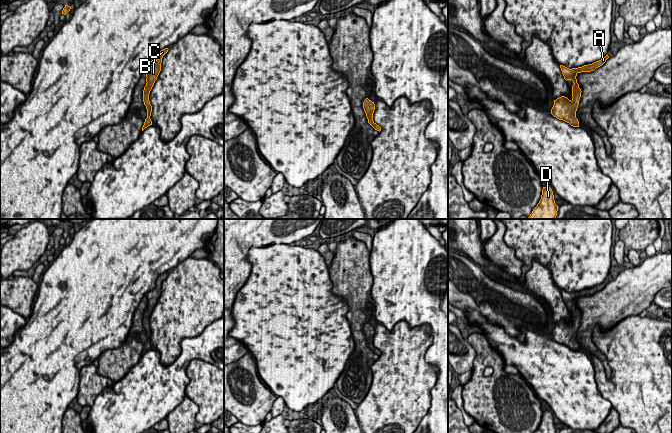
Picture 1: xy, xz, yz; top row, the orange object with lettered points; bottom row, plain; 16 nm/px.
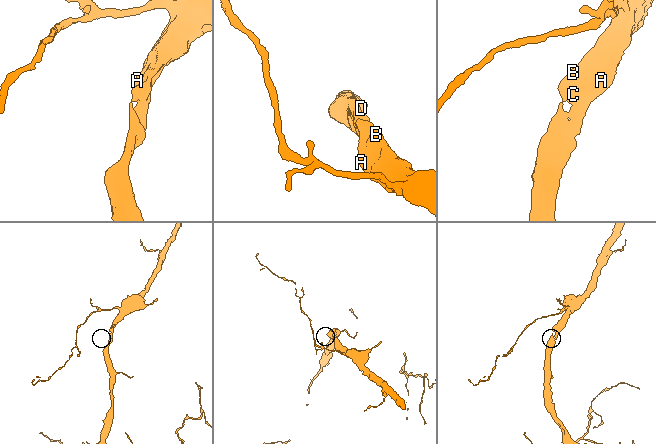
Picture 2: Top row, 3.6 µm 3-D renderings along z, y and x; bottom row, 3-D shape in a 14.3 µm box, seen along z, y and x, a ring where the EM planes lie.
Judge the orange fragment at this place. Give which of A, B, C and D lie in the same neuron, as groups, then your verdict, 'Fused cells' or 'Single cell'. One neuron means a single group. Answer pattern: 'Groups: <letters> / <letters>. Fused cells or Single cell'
Groups: A B C D. Single cell

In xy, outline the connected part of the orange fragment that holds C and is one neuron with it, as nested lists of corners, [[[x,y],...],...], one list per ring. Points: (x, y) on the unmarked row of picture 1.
[[[165,272],[161,275],[159,275],[159,277],[156,280],[155,288],[153,290],[147,292],[145,295],[146,301],[147,301],[146,302],[147,307],[143,314],[143,326],[147,333],[147,342],[145,343],[144,349],[142,351],[142,355],[145,352],[147,352],[148,350],[152,349],[152,345],[150,343],[151,336],[152,336],[152,330],[149,325],[149,318],[161,295],[162,282],[168,276],[168,274],[169,274],[168,272]]]

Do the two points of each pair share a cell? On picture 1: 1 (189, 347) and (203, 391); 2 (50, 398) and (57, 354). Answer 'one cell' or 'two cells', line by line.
1: two cells
2: one cell

